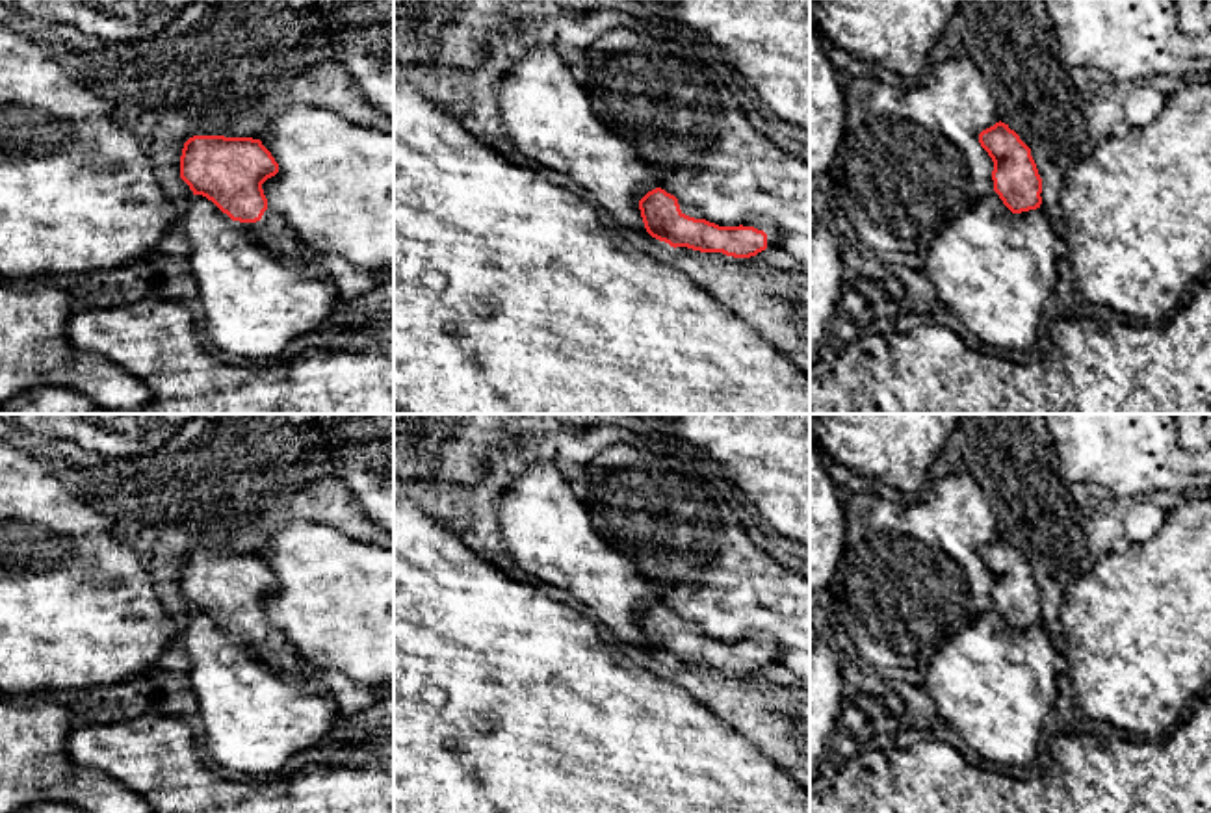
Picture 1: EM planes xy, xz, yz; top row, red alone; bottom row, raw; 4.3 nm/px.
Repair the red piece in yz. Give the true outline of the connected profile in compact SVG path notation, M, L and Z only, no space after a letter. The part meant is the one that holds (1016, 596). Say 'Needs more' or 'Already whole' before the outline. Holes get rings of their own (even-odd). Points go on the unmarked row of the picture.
Already whole. M1005 538L979 549L981 562L994 577L994 607L1012 629L1036 626L1042 620L1042 594L1031 564Z

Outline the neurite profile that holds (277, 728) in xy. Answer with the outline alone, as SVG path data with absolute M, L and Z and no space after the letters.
M193 611L186 620L182 650L191 659L186 676L199 700L204 755L225 774L275 778L295 754L323 742L338 729L342 705L334 694L319 681L258 659L206 613Z

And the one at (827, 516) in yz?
M810 445L810 592L828 587L845 549L843 496Z

